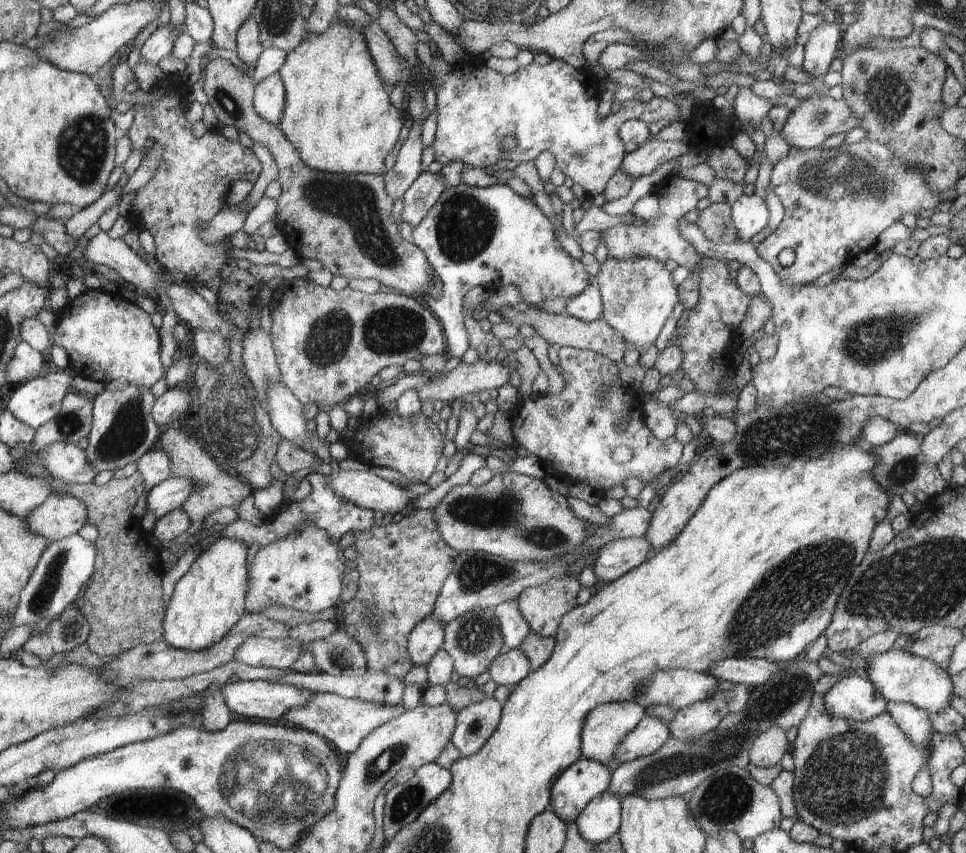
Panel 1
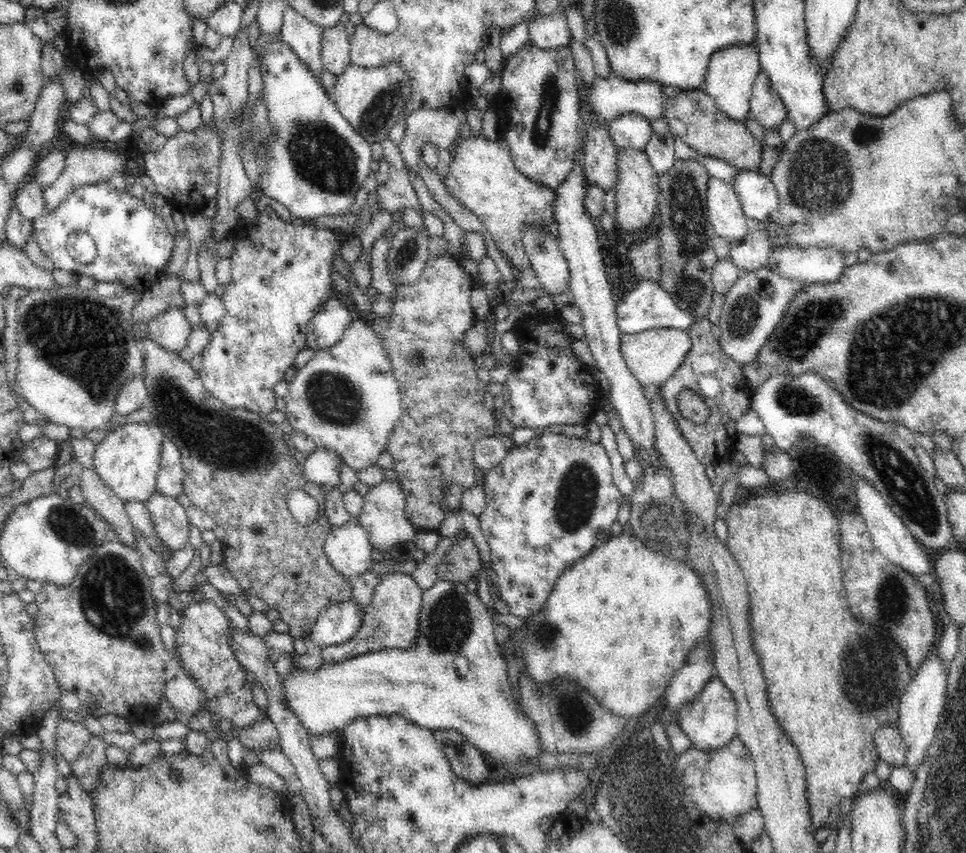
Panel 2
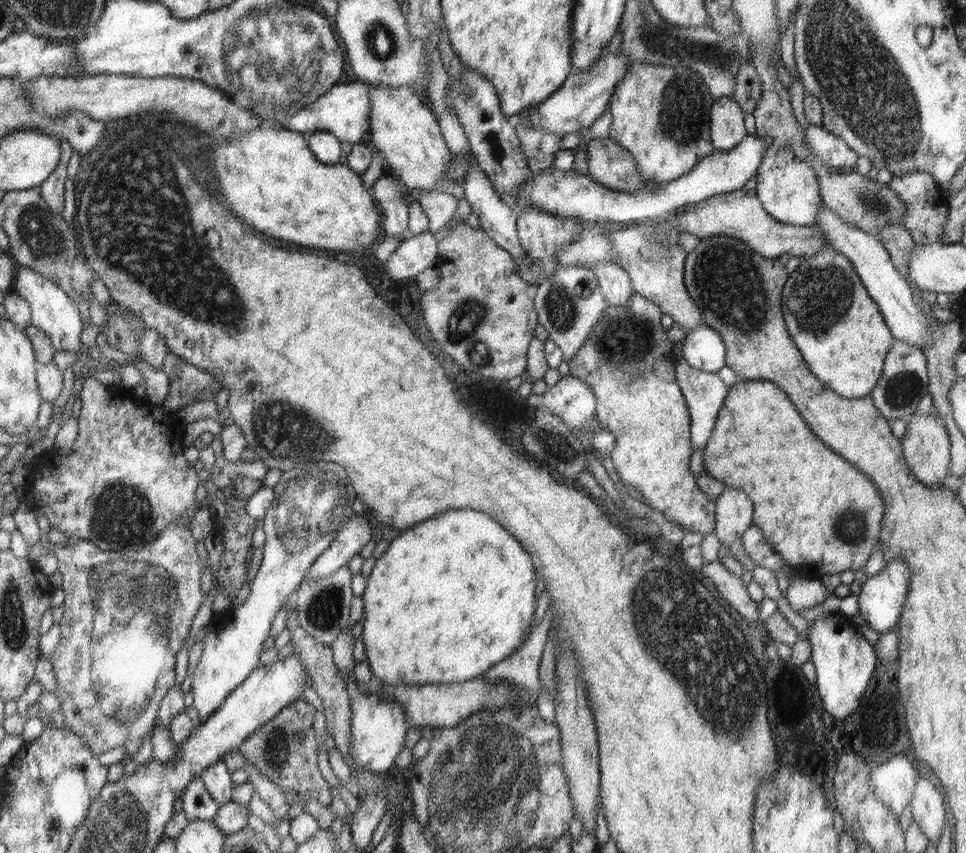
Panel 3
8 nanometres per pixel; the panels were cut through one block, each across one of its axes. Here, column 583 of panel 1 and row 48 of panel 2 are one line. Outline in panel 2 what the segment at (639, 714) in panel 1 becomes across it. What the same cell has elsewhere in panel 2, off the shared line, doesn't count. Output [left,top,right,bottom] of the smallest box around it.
[702,45,761,125]

